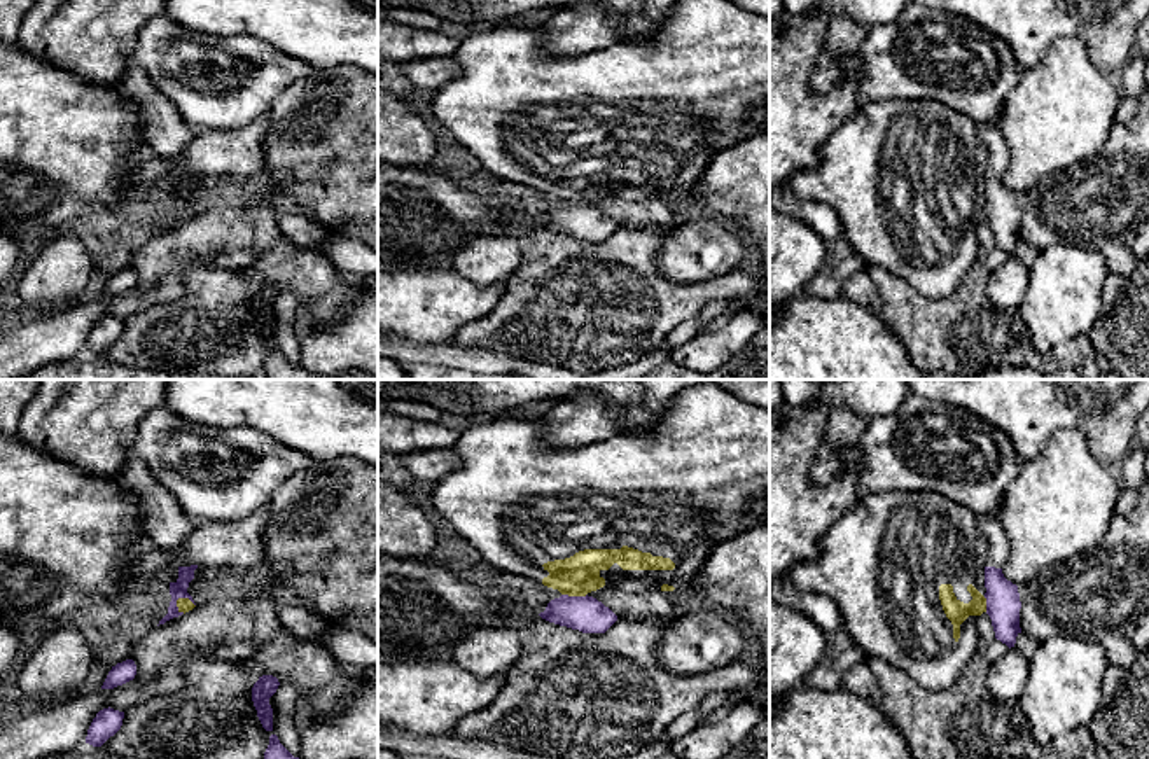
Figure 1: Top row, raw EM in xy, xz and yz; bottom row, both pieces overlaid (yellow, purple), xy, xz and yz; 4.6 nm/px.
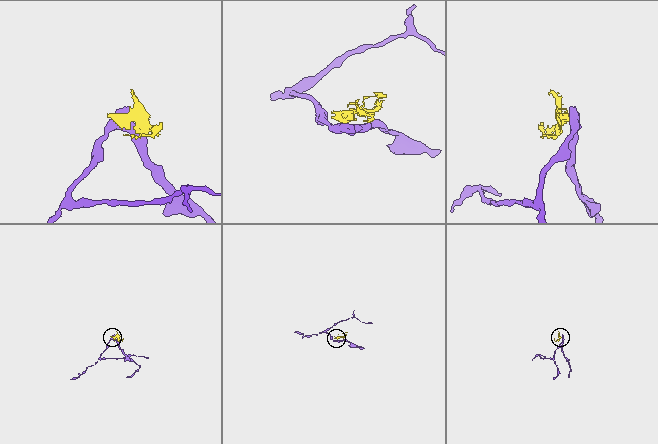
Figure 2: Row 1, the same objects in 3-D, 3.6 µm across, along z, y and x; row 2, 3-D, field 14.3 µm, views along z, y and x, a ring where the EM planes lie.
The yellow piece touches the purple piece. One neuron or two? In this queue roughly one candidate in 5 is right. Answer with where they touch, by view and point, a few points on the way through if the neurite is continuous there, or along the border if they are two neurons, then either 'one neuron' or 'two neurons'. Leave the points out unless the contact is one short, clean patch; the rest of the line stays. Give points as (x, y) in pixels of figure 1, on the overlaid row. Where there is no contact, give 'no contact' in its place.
xy (186, 598) | two neurons

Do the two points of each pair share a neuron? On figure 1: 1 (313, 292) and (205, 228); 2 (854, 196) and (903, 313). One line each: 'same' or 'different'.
1: same
2: different

